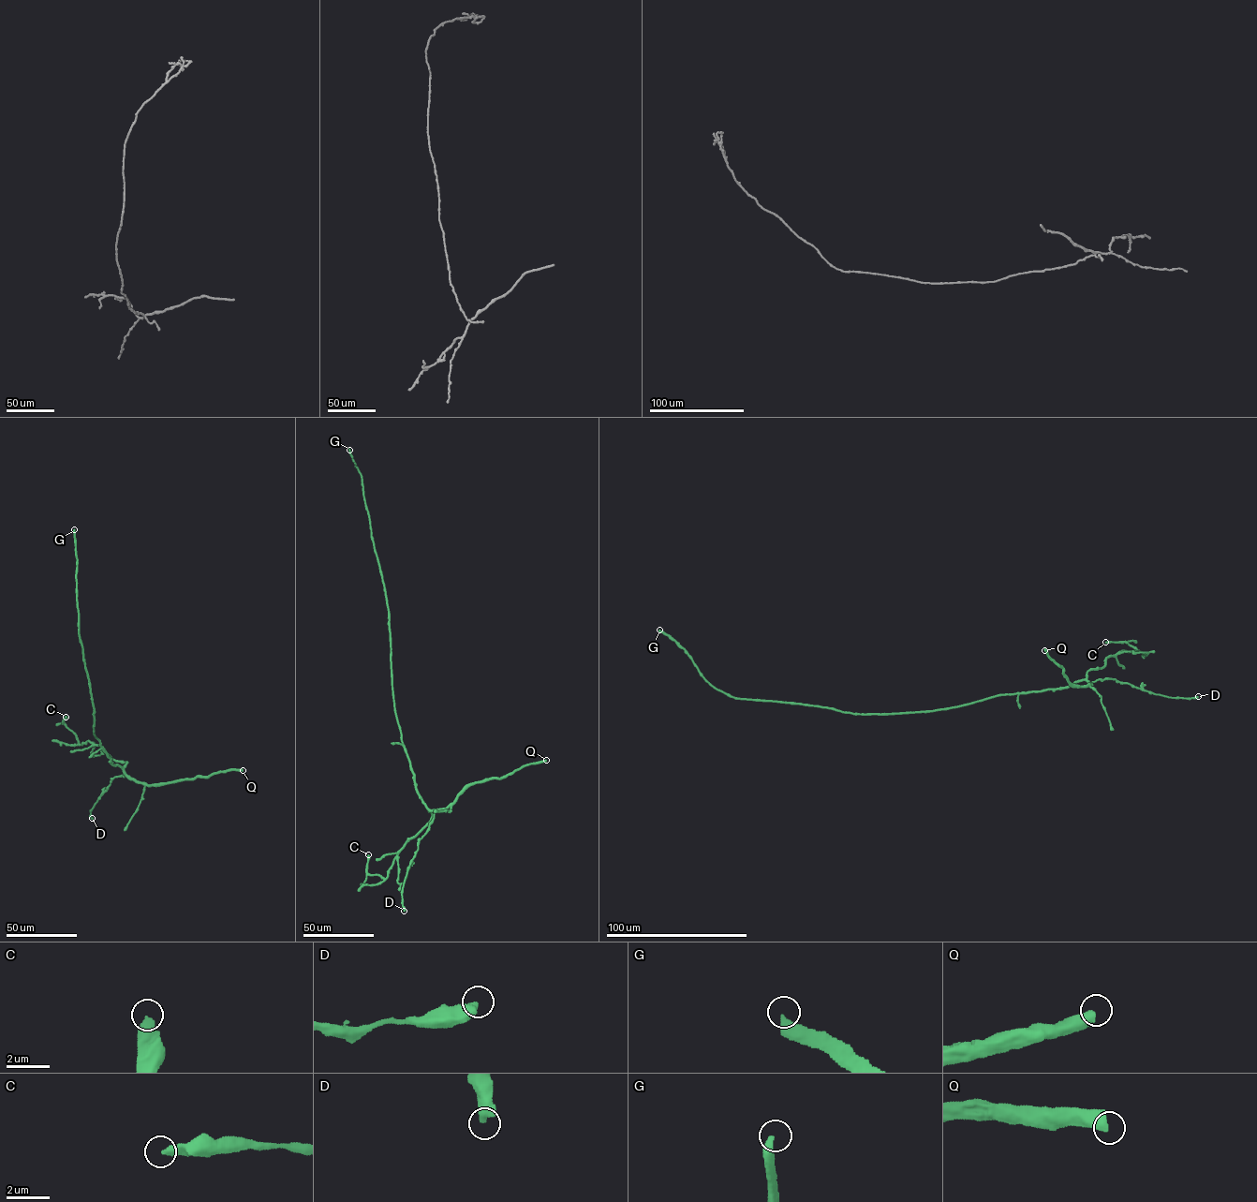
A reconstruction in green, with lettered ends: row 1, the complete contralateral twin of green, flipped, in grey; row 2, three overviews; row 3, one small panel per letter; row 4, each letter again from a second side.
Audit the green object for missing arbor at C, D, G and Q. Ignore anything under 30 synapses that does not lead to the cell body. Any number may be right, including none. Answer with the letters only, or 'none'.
G

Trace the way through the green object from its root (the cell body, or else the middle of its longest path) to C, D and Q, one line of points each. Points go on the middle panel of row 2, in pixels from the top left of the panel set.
C: (391, 658), (394, 706), (401, 741), (417, 792), (432, 816), (405, 843), (385, 879), (367, 872), (368, 854)
D: (391, 658), (401, 741), (417, 792), (426, 808), (435, 811), (405, 878), (404, 911)
Q: (391, 658), (401, 741), (417, 792), (427, 808), (446, 808), (470, 785), (505, 777), (546, 760)

